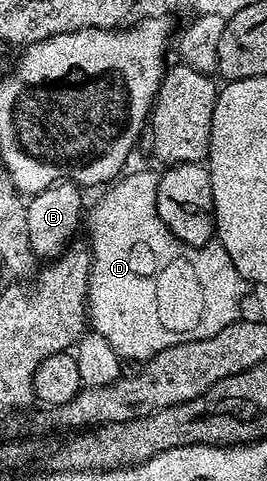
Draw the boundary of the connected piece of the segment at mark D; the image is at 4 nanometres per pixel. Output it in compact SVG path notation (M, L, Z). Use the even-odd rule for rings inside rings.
M157 170L123 174L101 192L102 200L91 211L89 208L84 219L85 226L90 226L90 276L86 294L88 323L97 335L112 345L117 355L131 361L151 359L172 345L212 337L220 333L220 329L237 323L240 318L238 306L248 290L246 279L236 265L232 265L232 257L228 257L217 241L204 247L193 247L180 242L168 225L164 225L156 205L159 178Z

